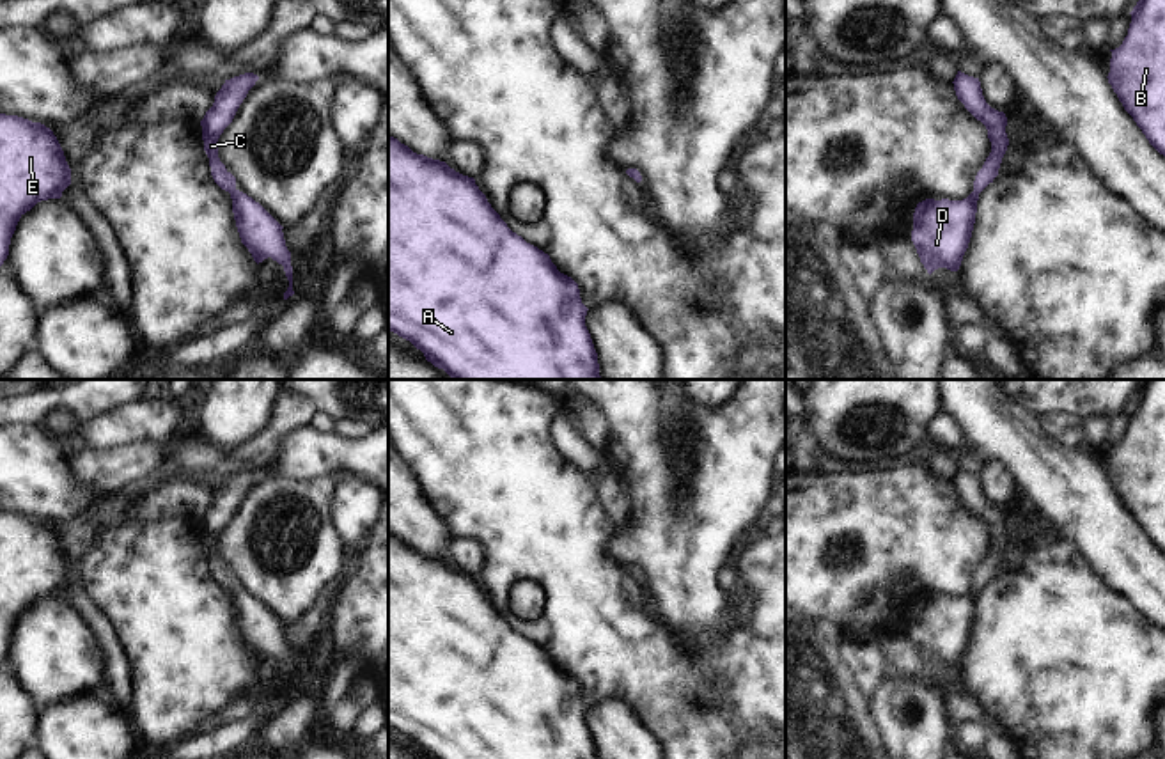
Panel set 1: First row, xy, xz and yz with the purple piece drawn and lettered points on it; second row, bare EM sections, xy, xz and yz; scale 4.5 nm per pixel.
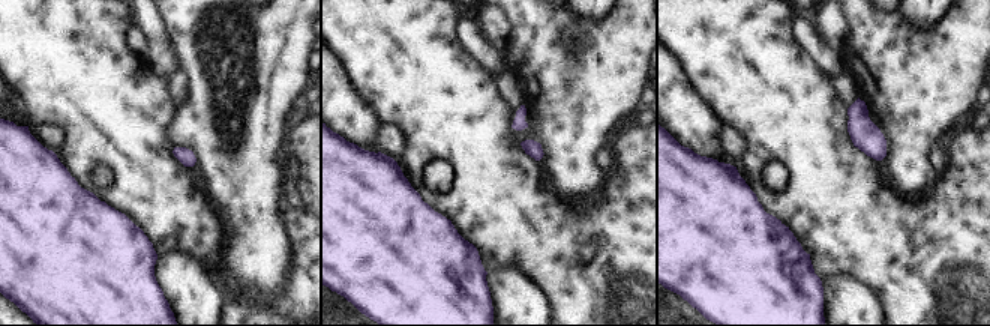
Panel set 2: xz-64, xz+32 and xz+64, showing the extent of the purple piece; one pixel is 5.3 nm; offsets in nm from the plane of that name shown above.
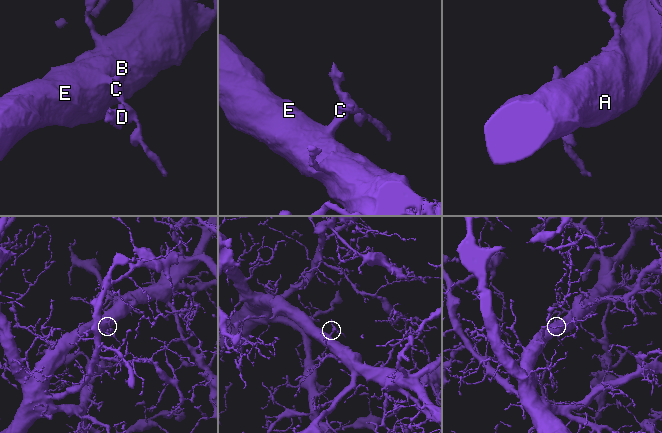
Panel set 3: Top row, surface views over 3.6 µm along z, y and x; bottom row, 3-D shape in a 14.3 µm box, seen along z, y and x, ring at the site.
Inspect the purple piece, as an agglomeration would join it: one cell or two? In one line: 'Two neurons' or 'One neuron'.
One neuron.

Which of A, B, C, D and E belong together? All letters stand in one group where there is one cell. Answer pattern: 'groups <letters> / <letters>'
groups A B C D E

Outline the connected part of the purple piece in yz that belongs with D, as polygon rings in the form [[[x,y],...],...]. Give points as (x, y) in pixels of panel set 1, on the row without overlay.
[[[958,468],[952,481],[958,497],[986,523],[991,550],[977,569],[973,589],[966,596],[926,596],[917,601],[911,638],[929,672],[938,665],[959,667],[972,635],[979,591],[998,573],[1009,543],[1005,530],[1007,514],[986,500],[979,475]]]

